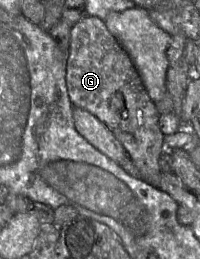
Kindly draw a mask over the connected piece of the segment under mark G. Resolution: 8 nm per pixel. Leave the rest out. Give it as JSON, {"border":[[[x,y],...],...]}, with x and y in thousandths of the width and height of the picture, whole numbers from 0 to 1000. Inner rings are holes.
{"border":[[[425,62],[360,104],[330,320],[365,409],[440,429],[525,479],[670,622],[705,680],[700,695],[785,722],[810,668],[795,610],[815,587],[825,529],[800,498],[805,444],[650,220],[500,69]],[[580,355],[620,371],[615,429],[560,425],[550,413],[555,375]]]}

